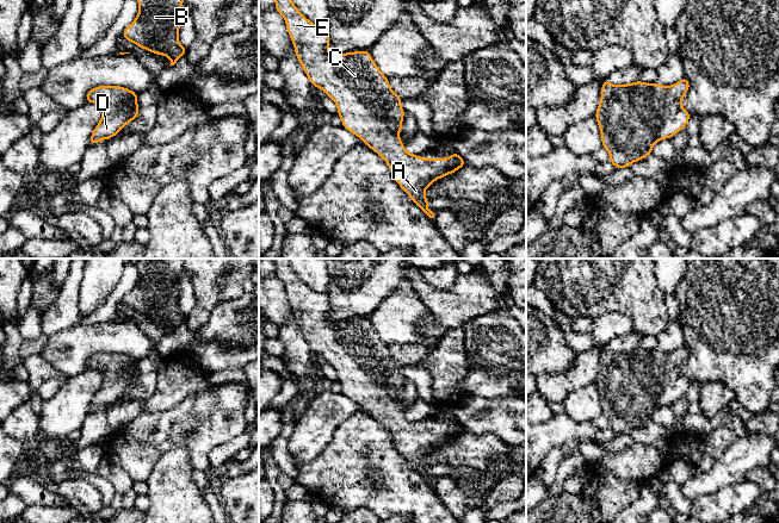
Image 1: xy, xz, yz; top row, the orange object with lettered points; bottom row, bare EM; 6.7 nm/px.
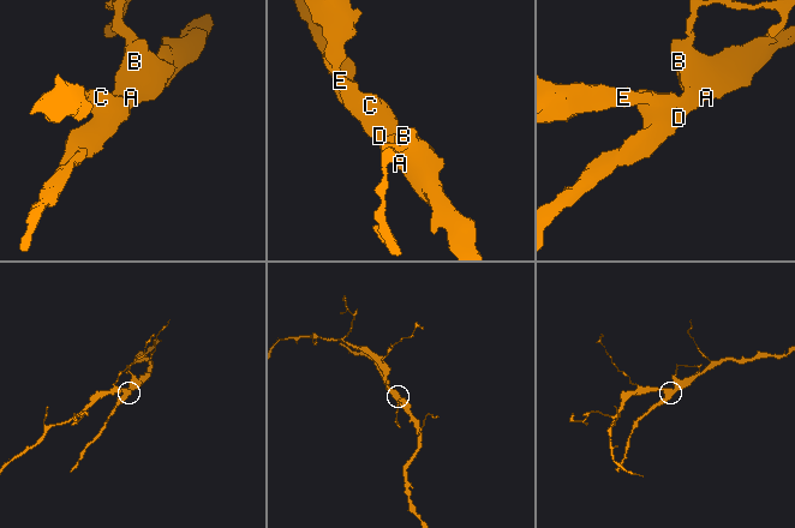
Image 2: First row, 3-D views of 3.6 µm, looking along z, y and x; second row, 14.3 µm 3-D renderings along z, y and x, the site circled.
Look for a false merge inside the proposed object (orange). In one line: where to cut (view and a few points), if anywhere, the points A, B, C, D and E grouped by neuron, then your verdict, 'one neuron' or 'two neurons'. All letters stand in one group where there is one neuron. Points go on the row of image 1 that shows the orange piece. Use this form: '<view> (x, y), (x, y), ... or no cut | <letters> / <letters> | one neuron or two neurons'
no cut | A B C D E | one neuron

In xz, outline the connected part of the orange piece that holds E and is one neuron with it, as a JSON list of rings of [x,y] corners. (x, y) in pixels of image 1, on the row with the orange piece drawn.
[[[291,0],[274,1],[276,10],[285,18],[295,52],[309,81],[314,87],[322,88],[334,100],[342,126],[360,137],[389,164],[395,181],[434,222],[437,213],[427,207],[429,199],[423,195],[425,189],[437,179],[455,173],[466,162],[457,152],[451,154],[450,158],[420,158],[418,155],[408,154],[397,136],[402,130],[402,119],[406,113],[400,106],[402,99],[391,91],[387,76],[375,64],[369,50],[330,55],[328,52],[330,38],[327,26],[313,24]]]

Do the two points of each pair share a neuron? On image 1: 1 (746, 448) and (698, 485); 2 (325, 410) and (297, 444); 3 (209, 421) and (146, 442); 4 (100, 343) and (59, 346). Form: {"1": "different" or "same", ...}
{"1": "same", "2": "same", "3": "same", "4": "same"}

